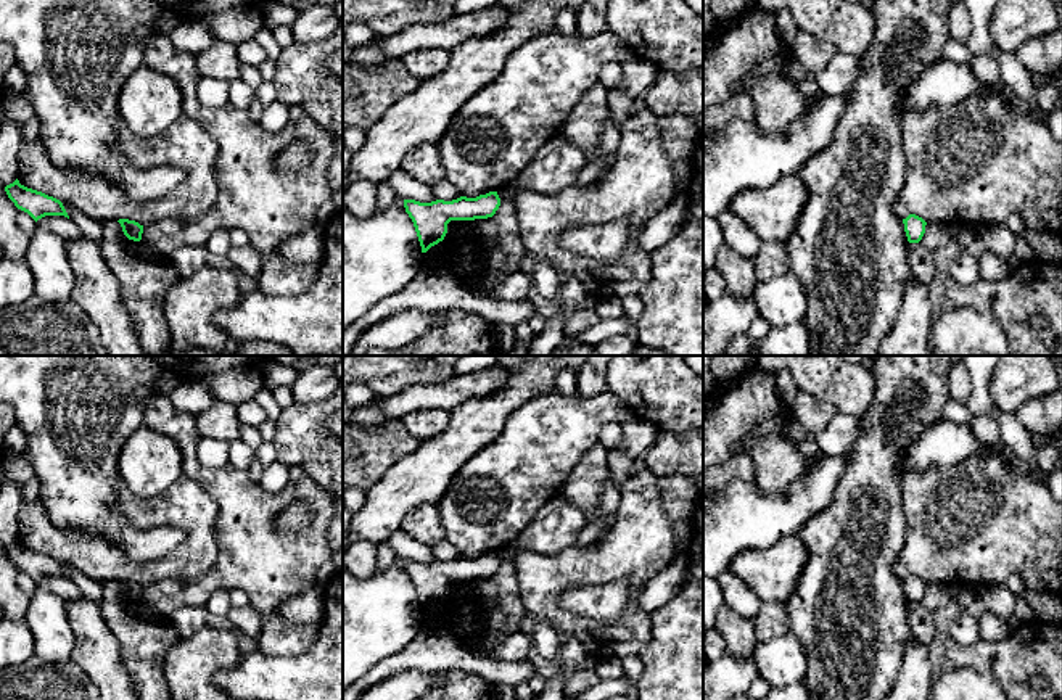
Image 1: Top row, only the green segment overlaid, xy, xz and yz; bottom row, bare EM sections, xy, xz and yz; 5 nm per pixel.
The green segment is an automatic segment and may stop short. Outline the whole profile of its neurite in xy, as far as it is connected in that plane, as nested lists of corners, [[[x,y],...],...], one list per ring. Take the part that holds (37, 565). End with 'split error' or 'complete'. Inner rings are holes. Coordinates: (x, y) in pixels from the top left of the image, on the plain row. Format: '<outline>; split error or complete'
[[[16,539],[13,544],[5,547],[8,558],[14,566],[27,573],[35,583],[45,576],[64,576],[69,579],[63,563],[42,552],[27,549]]]; complete

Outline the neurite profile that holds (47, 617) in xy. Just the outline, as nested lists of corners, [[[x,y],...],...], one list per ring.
[[[37,586],[29,597],[26,623],[32,631],[37,657],[53,663],[71,660],[74,632],[61,597]]]

